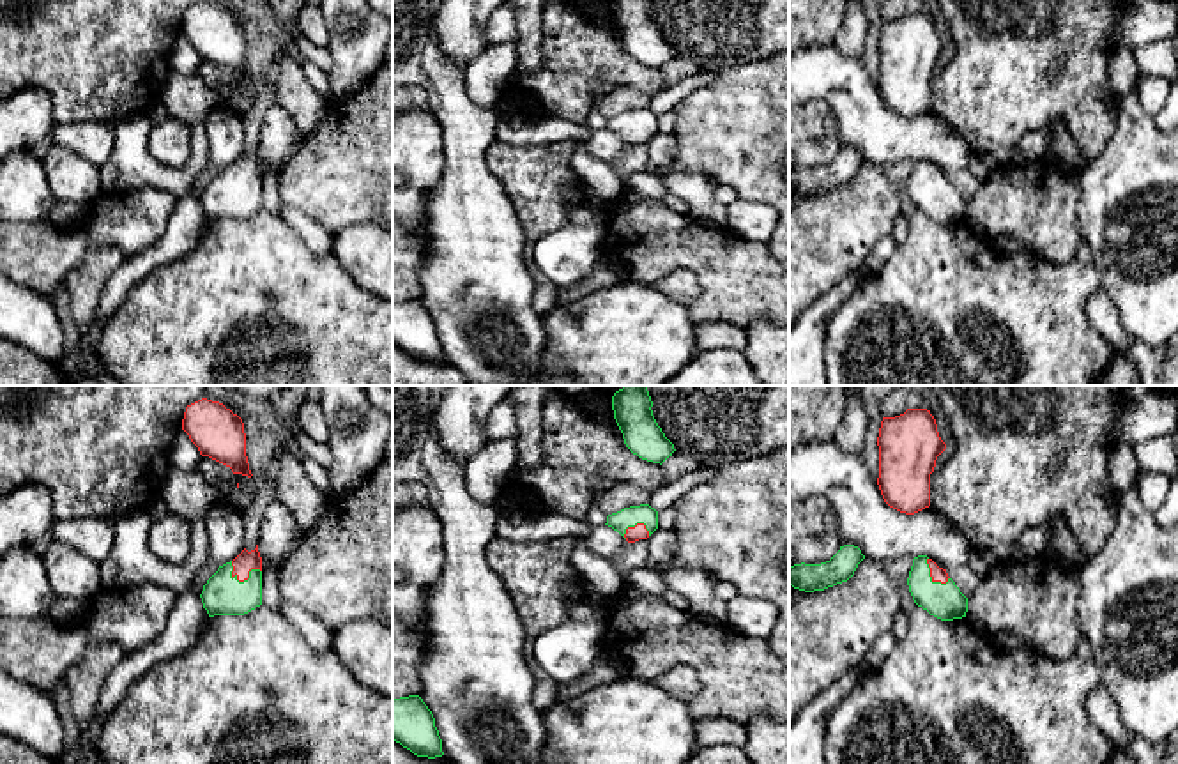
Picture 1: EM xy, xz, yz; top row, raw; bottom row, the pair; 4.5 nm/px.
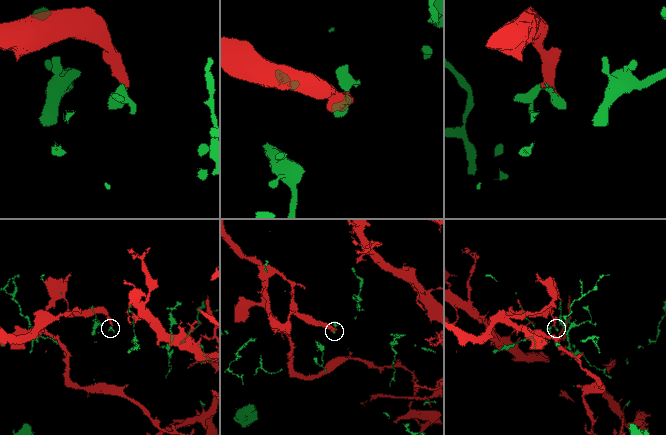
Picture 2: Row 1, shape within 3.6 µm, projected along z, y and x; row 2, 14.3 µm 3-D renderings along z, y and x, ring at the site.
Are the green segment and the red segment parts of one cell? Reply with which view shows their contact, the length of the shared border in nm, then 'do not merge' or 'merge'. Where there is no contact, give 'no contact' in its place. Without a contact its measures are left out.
xy | 150 nm | do not merge

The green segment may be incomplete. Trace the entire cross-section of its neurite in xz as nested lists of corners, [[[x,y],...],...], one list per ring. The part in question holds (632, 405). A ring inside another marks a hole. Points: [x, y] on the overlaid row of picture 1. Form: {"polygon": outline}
{"polygon": [[[624,386],[612,396],[614,419],[626,447],[639,458],[662,465],[676,449],[658,426],[651,407],[647,386]]]}

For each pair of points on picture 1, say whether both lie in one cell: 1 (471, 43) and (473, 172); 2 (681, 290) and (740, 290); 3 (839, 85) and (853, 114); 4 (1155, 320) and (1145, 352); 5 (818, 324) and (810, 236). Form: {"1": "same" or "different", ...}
{"1": "different", "2": "different", "3": "same", "4": "different", "5": "different"}

